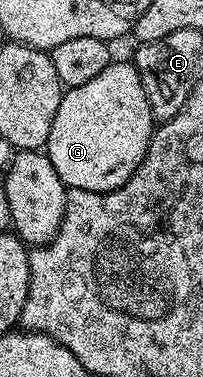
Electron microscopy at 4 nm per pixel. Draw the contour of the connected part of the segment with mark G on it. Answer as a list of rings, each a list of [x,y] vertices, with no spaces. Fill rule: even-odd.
[[[114,60],[103,67],[95,79],[87,79],[87,83],[62,92],[59,111],[55,111],[55,123],[51,123],[51,135],[44,152],[48,153],[51,167],[55,167],[59,179],[69,189],[106,193],[127,183],[139,163],[143,163],[154,128],[151,103],[147,103],[147,91],[143,91],[139,71],[128,60]]]

